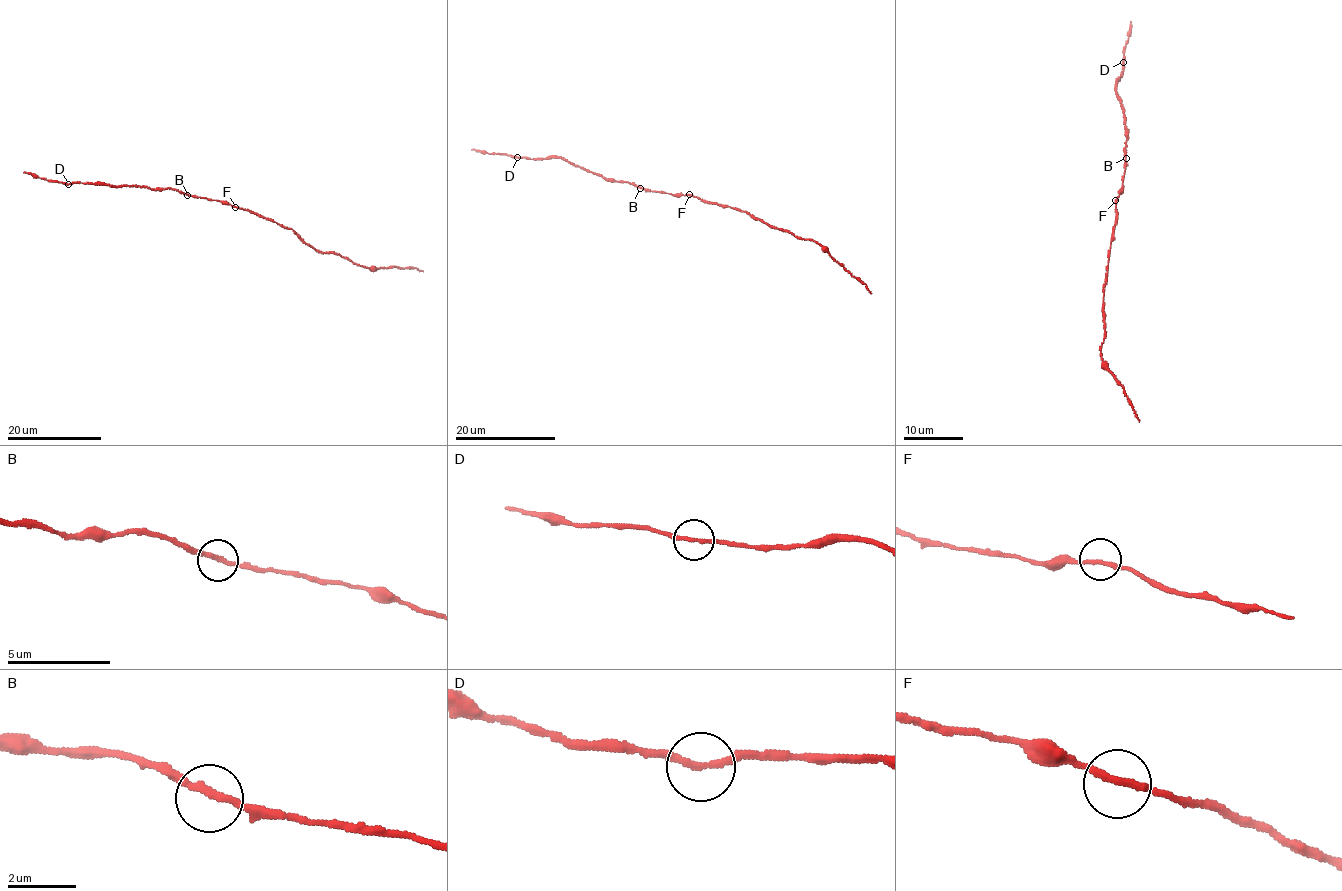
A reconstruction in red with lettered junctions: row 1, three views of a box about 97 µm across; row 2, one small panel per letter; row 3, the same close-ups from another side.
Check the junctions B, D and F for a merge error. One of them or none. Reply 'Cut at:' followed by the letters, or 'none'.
Cut at: none

